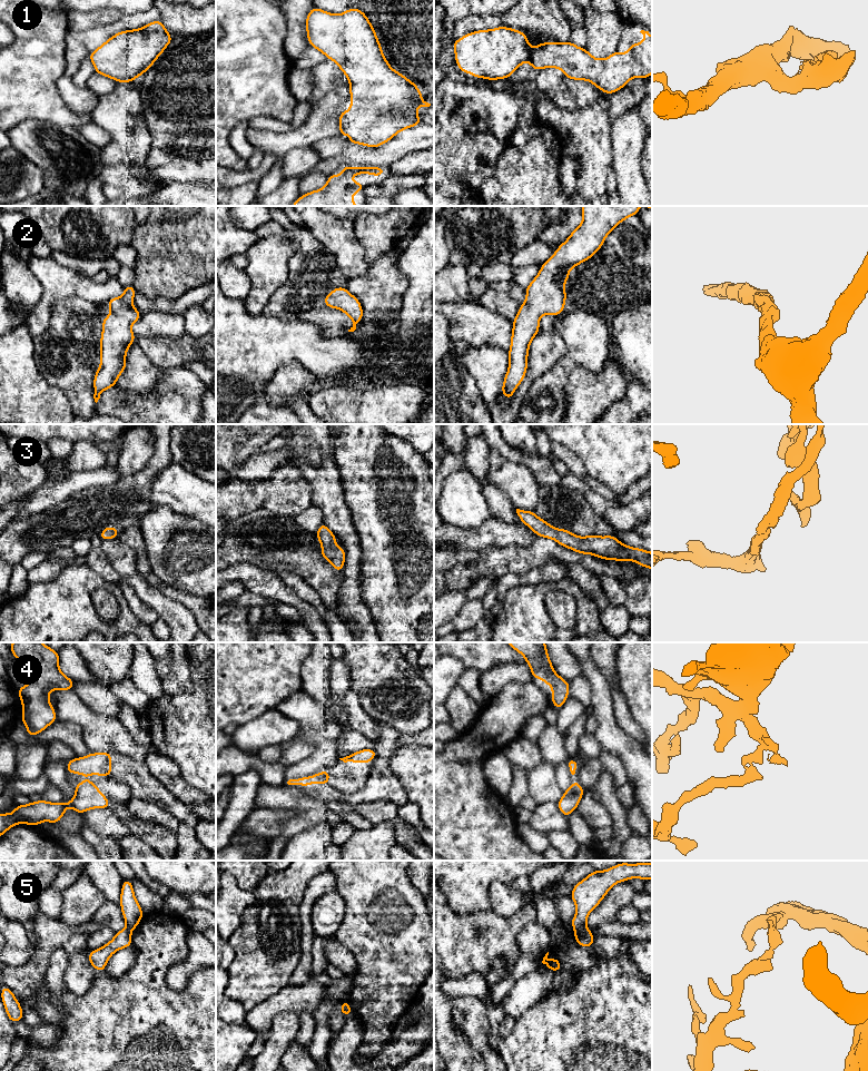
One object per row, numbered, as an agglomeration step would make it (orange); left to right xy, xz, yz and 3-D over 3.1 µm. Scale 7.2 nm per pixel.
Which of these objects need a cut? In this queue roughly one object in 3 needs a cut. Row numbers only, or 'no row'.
5

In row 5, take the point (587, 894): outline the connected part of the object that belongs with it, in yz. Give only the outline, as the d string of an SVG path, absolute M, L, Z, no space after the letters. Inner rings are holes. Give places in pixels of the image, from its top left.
M619 863L605 871L593 871L584 880L576 883L571 897L576 912L571 921L575 932L586 928L586 920L593 908L604 898L610 888L631 878L652 880L652 863Z

